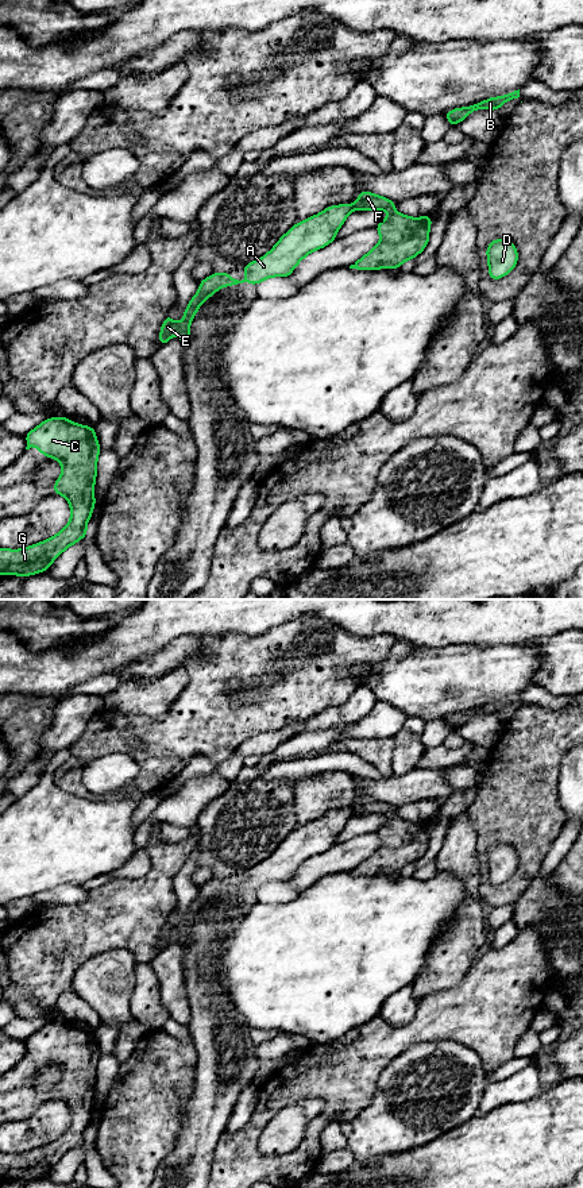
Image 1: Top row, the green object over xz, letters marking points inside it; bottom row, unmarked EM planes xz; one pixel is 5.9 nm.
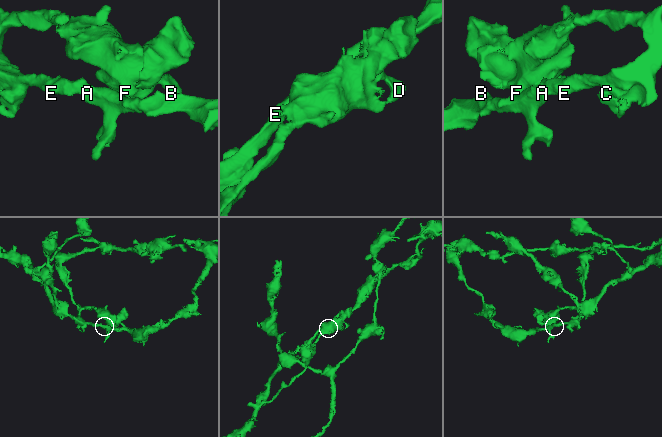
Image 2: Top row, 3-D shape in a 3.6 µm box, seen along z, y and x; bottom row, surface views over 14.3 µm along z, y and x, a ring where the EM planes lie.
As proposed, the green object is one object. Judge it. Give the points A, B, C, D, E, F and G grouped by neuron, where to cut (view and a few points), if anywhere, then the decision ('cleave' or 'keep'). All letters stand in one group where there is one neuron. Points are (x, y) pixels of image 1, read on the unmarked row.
A B E / C D F G; cut in xz along (355, 809), (356, 813); cleave

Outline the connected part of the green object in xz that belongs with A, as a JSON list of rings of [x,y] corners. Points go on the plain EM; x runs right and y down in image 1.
[[[356,809],[333,810],[318,819],[296,828],[265,861],[243,872],[246,883],[242,886],[232,884],[231,878],[213,878],[200,886],[198,896],[188,909],[184,925],[174,927],[167,918],[159,938],[161,950],[166,949],[174,938],[185,948],[190,942],[190,926],[200,910],[223,891],[235,891],[243,887],[258,890],[271,882],[289,882],[308,859],[328,850],[336,844],[336,837],[355,814]]]

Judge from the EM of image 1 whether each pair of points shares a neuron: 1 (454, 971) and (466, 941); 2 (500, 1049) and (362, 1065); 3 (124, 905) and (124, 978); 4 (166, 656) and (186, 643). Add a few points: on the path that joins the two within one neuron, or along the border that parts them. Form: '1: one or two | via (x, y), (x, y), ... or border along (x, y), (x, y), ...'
1: one | via (454, 964), (454, 953), (459, 948)
2: one | via (466, 1029), (421, 1029), (396, 1040)
3: two | border along (93, 956), (101, 952), (128, 949), (138, 959)
4: one | via (172, 656), (181, 648)

